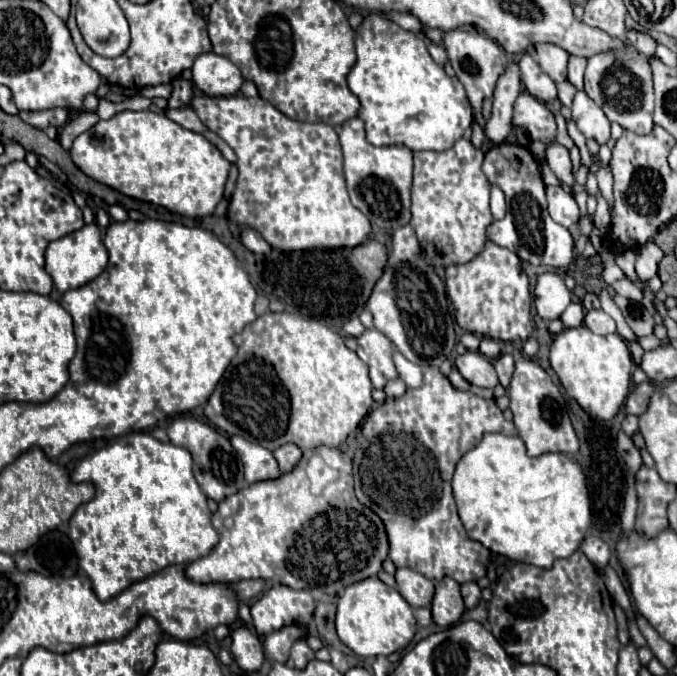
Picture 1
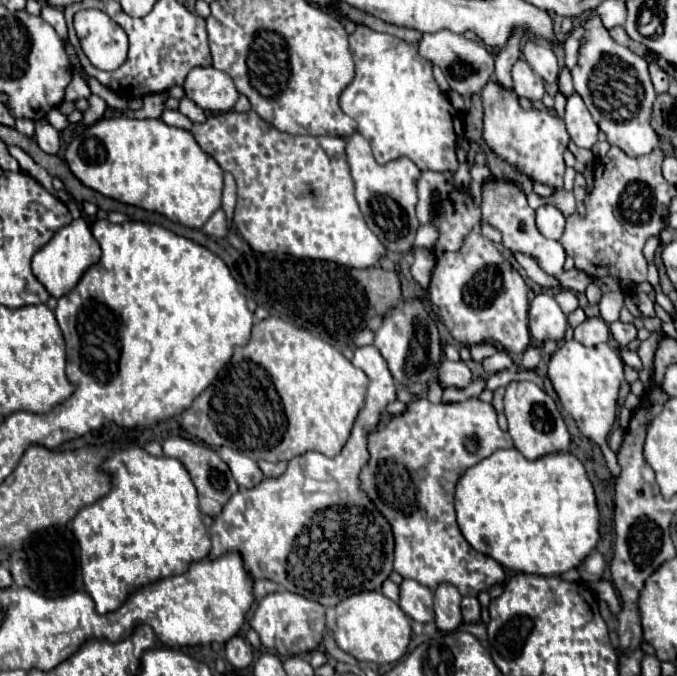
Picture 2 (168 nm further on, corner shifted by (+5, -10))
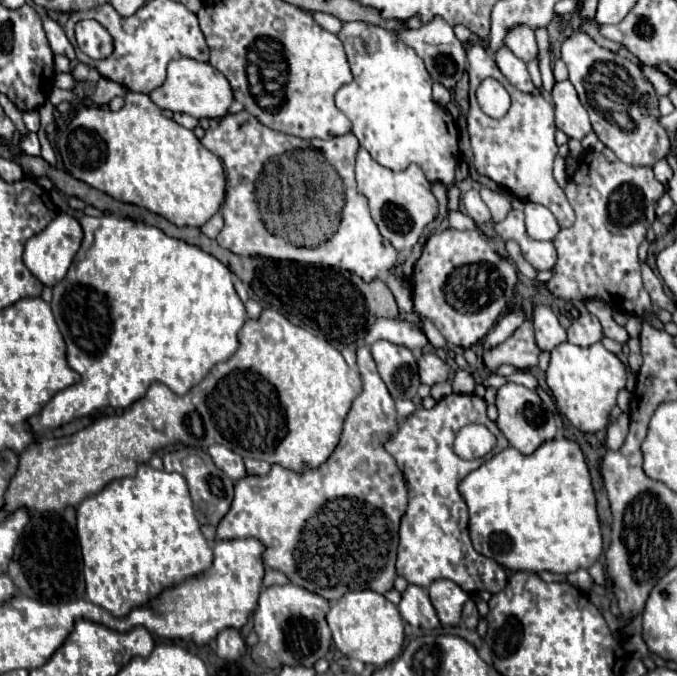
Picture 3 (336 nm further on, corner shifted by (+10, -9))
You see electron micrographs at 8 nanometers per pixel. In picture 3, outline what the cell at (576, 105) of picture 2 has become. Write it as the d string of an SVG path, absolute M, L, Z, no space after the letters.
M570 81L556 83L552 89L554 105L556 105L556 127L564 131L572 139L584 139L590 131L590 119L588 111L582 107L576 89Z

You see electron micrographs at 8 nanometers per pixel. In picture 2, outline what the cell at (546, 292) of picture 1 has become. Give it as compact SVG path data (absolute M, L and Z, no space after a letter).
M543 292L533 298L529 306L529 332L537 342L563 340L567 332L567 316L551 294Z

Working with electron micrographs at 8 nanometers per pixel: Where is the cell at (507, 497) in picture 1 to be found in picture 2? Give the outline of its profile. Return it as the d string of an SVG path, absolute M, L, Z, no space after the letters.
M517 448L497 450L471 466L455 490L457 524L465 540L501 566L559 576L577 568L599 542L599 510L585 466L571 452L527 460Z

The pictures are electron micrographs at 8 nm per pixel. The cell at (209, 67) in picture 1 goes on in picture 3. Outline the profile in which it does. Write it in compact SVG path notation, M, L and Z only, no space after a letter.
M178 59L168 65L168 77L164 85L154 89L150 93L150 99L160 107L160 109L170 109L170 111L184 111L196 119L208 117L208 119L220 119L228 113L230 103L234 101L232 89L228 79L214 69L210 63L200 63L194 59Z

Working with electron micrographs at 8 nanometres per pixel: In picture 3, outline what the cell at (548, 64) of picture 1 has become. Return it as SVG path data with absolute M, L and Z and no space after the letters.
M520 25L508 31L506 39L504 39L506 47L524 63L538 59L538 43L536 43L536 35L532 29Z

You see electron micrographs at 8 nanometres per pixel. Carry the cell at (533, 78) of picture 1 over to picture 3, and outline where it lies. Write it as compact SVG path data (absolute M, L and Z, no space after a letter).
M502 47L496 53L496 65L504 73L504 77L510 81L510 85L514 85L516 89L520 89L522 93L532 93L534 91L530 73L526 69L526 63L520 61L508 47Z

